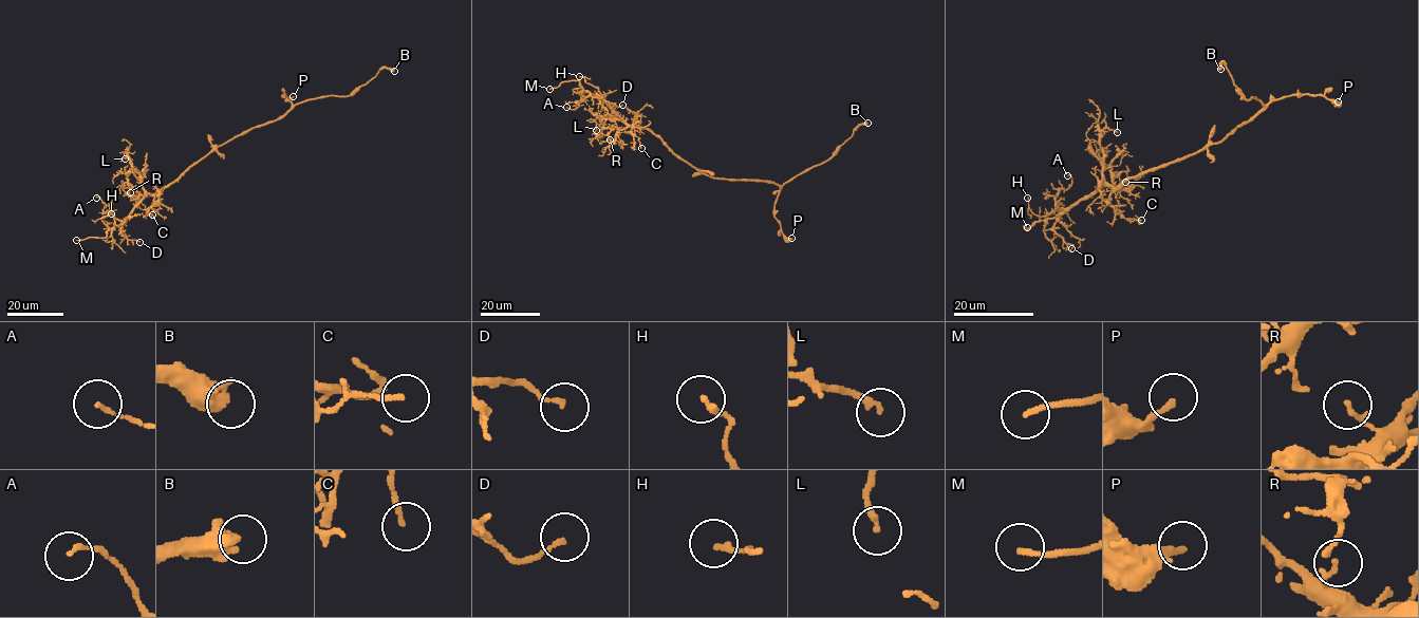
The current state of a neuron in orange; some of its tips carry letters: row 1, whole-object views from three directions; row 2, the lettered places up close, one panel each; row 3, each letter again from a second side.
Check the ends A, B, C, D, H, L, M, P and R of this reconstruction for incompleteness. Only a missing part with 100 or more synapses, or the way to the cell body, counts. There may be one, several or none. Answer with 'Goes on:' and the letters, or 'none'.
Goes on: M

